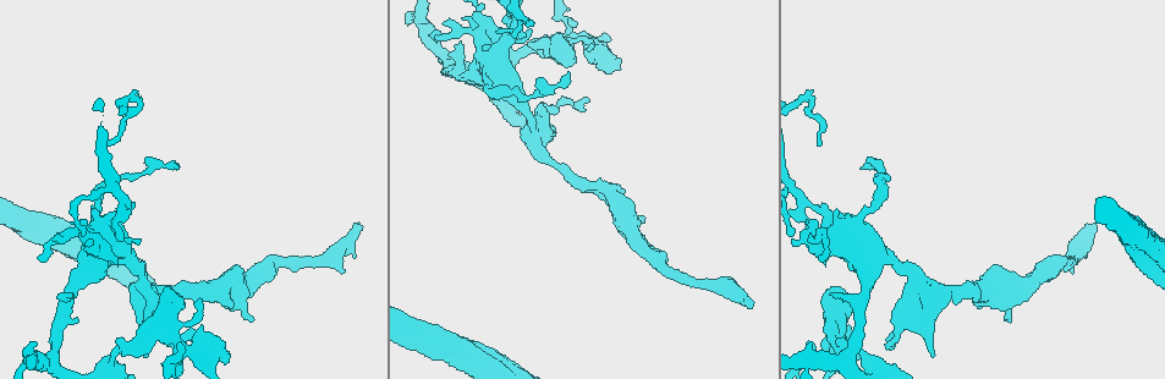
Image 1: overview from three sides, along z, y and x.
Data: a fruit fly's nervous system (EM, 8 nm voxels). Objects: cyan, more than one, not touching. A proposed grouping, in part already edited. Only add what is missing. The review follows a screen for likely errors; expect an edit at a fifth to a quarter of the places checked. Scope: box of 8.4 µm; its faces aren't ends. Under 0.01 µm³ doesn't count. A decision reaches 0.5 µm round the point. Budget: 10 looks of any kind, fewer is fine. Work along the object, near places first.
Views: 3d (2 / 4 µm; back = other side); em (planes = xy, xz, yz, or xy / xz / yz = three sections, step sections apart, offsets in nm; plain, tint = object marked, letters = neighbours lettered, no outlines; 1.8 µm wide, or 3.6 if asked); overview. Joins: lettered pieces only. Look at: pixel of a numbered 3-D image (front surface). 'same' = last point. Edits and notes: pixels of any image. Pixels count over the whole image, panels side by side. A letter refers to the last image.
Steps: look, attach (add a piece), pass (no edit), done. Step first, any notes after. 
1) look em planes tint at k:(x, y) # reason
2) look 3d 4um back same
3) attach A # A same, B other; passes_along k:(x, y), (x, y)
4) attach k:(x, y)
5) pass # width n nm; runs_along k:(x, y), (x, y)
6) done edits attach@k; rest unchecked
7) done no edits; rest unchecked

look em xy step 16 tint at 1:(549, 110)

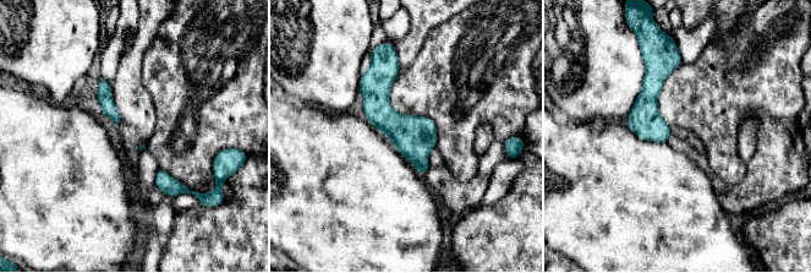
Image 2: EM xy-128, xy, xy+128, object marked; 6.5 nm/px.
look em planes tint same

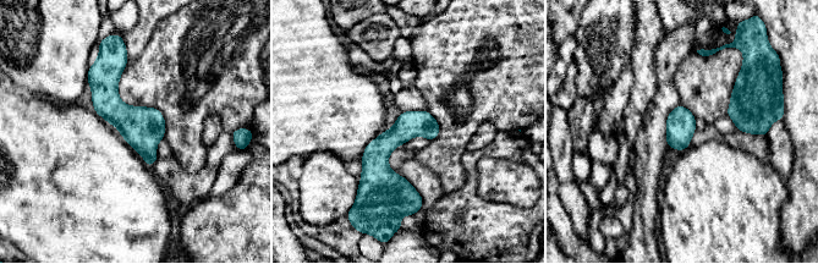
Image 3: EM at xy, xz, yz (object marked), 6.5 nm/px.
look em planes letters same

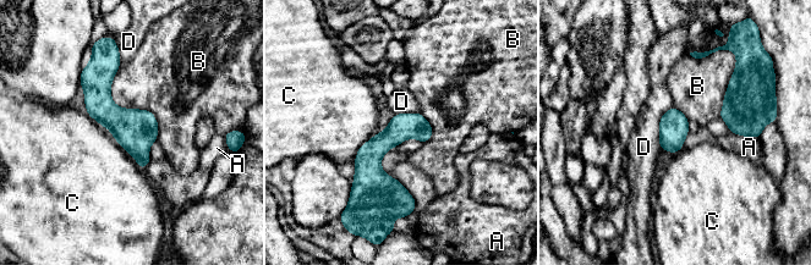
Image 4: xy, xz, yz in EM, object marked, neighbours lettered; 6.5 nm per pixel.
pass # longest_contact B 550 nm; A other, B other, C other, D other; runs_along 4:(114, 58), (103, 106), (142, 164); no lettered piece goes on from it

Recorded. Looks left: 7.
look em yz step 8 letters at 1:(861, 169)

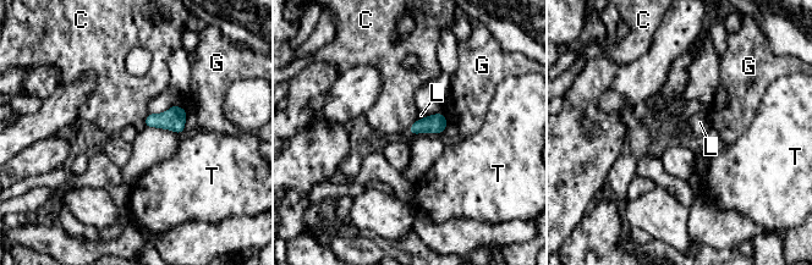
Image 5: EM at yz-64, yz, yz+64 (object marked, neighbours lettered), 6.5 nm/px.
pass # C other, G other, L other, T other; border 5:(148, 112), (143, 126); no lettered piece goes on from it

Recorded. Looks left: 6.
look 3d 2um at 1:(814, 95) # tapers out

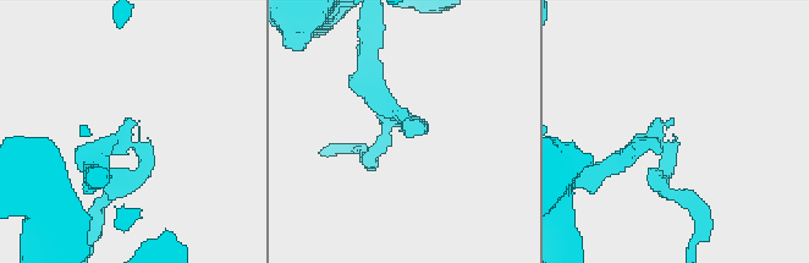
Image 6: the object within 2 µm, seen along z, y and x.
look em planes letters at 6:(673, 141)

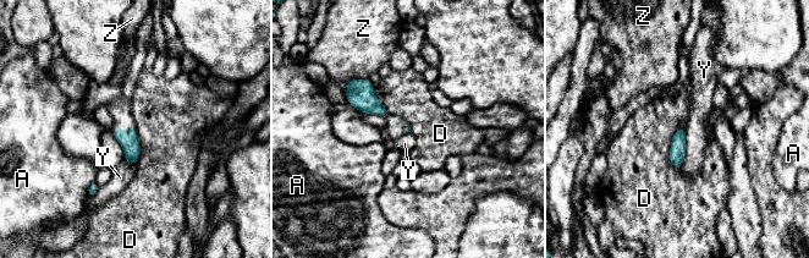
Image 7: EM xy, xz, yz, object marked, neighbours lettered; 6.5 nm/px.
pass # longest_contact D 280 nm; A other, D other, Y other, Z other; border 7:(678, 128), (670, 148), (675, 169); no lettered piece goes on from it

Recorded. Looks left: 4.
look 3d 4um at 1:(1092, 224) # free end

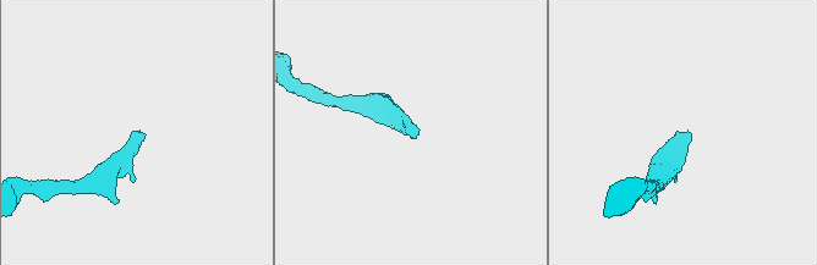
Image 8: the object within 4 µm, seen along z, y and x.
look em planes letters at 8:(411, 133) # now the EM

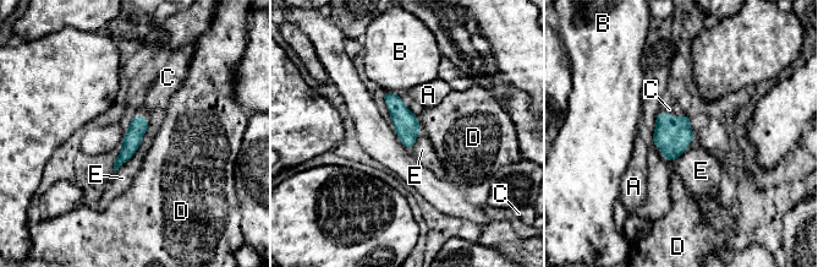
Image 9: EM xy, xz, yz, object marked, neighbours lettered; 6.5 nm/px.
attach 9:(669, 109) # width 120 nm; A other, B other, C same, D other, E other; passes_along 9:(673, 135), (669, 114), (669, 109); it goes on there

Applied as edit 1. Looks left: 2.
done edits attach@9; rest unchecked

